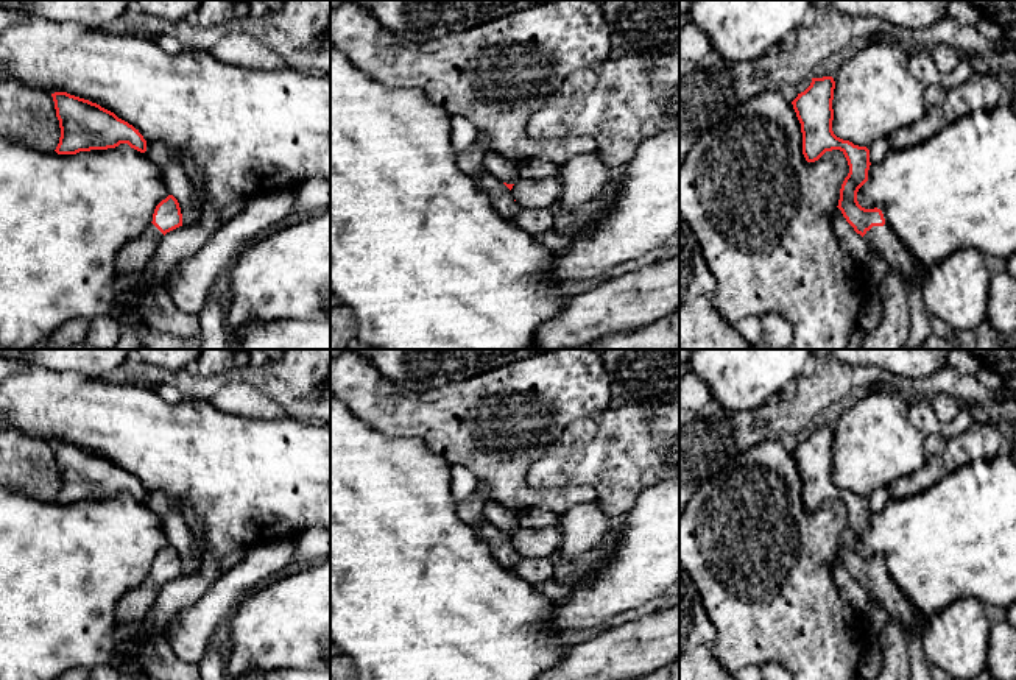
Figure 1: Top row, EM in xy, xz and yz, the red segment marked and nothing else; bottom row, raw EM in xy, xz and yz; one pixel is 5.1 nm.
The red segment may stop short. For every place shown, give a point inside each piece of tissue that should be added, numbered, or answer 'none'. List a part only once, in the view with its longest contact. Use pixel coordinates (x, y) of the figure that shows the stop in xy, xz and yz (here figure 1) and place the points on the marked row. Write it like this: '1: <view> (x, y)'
1: yz (879, 239)

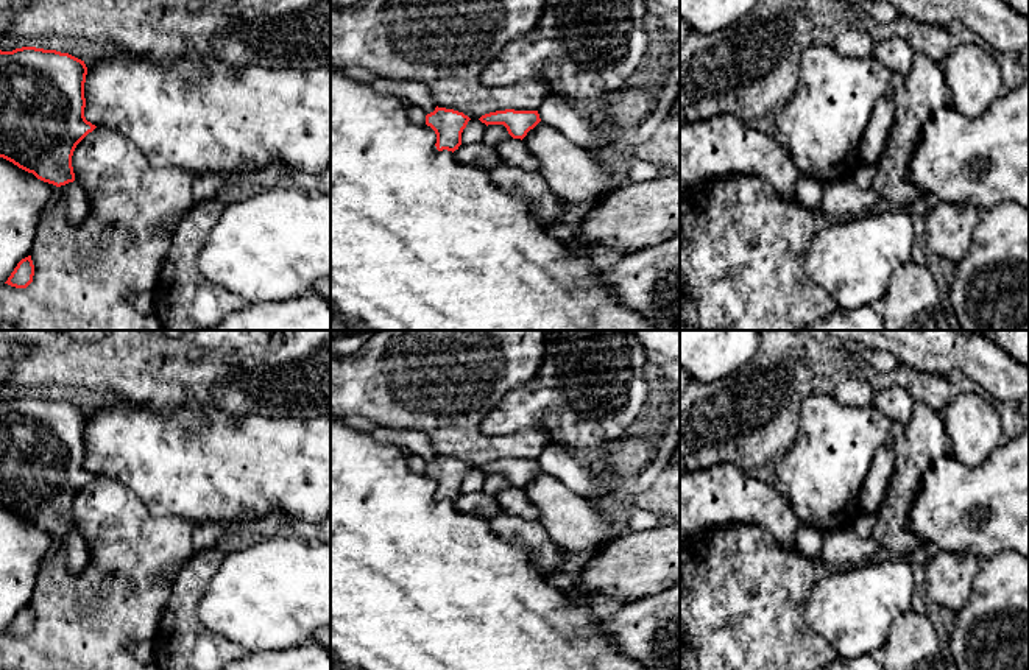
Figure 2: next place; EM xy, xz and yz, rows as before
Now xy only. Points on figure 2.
none

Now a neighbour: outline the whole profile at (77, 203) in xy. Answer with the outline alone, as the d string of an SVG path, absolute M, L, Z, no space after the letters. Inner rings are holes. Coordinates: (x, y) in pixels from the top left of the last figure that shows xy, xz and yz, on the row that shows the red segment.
M69 182L65 185L56 187L61 199L65 204L65 215L70 224L83 223L90 213L90 203L86 192L78 182Z

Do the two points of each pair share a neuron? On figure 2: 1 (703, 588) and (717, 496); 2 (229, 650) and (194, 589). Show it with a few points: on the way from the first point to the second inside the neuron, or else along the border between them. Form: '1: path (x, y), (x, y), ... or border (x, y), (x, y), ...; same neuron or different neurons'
1: border (749, 522), (711, 527), (696, 538); different neurons
2: path (211, 647), (189, 625), (189, 608); same neuron

